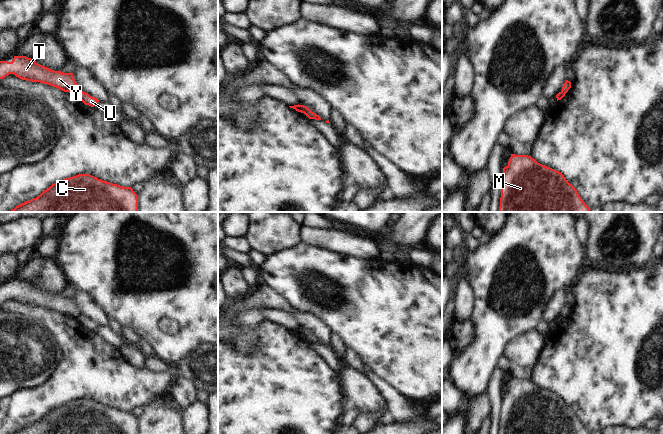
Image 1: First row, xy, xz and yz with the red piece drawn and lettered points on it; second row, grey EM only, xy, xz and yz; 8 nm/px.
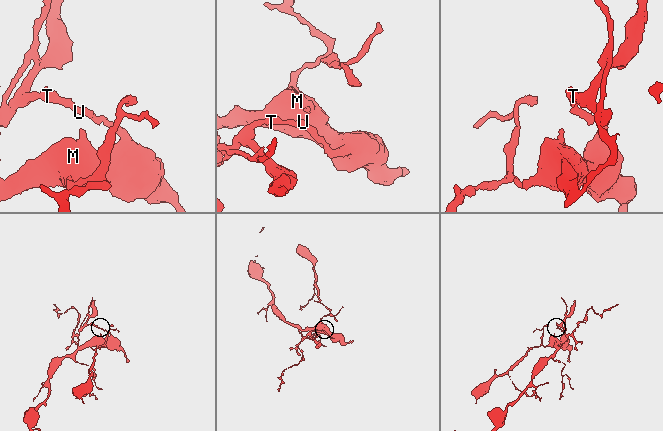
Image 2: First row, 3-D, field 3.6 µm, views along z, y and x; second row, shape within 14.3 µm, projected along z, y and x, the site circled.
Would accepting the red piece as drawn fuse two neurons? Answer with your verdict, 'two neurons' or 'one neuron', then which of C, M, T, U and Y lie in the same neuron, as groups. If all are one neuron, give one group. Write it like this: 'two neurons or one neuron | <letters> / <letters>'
two neurons | C M U / T Y

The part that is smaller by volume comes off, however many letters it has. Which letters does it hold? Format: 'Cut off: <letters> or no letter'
Cut off: T, Y

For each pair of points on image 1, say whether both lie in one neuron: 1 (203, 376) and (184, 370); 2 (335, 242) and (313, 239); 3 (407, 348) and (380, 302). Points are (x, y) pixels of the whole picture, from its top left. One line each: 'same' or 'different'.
1: same
2: same
3: same

